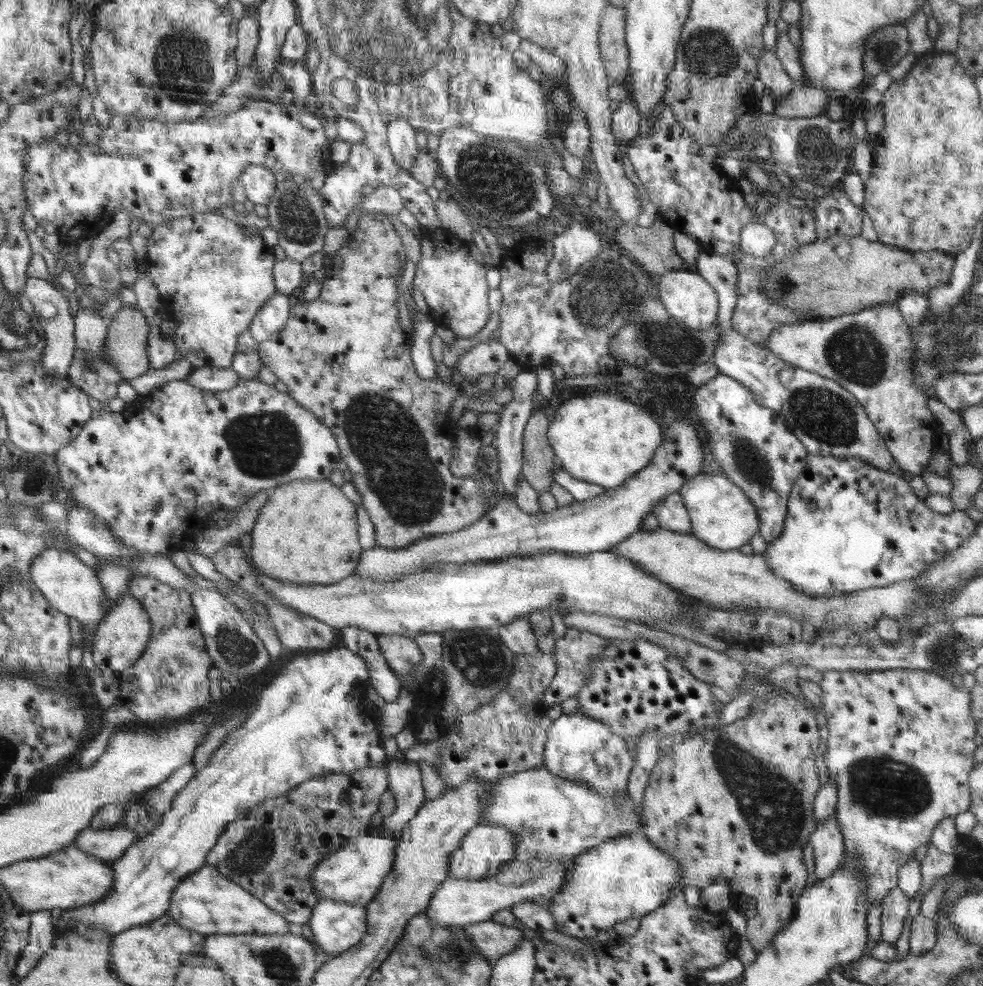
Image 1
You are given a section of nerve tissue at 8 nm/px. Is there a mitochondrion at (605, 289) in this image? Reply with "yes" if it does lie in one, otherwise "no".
yes

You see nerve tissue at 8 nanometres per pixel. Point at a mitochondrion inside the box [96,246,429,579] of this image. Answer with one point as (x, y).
(264, 444)

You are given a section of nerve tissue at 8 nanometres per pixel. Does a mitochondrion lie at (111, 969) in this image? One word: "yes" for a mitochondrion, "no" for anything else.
no

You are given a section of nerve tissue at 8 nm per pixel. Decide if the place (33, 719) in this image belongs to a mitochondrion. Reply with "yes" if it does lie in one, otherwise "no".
no

